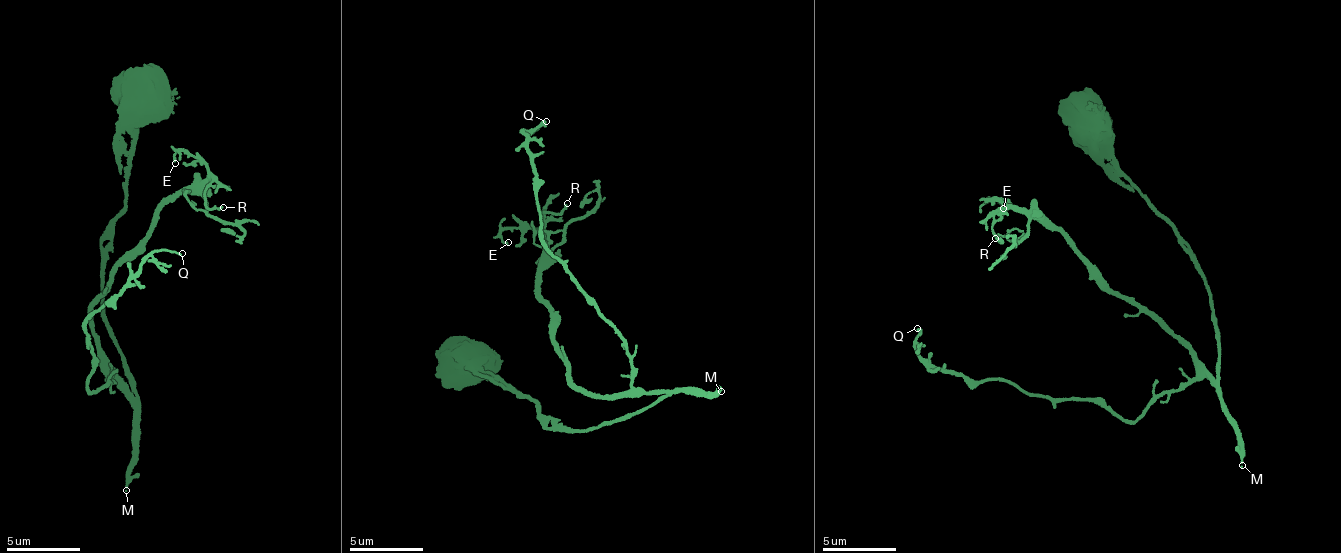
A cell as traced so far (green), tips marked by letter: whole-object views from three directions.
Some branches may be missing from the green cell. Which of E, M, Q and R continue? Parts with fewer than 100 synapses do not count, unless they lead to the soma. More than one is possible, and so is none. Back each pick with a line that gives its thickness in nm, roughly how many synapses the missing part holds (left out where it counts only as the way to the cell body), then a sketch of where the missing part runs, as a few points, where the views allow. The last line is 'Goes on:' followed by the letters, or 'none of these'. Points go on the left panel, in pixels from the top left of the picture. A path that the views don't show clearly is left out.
M: Thickness 130 nm. Roughly 550 synapses
Goes on: M

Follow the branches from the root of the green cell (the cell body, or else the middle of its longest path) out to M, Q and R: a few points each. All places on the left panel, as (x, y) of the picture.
M: (149, 86), (102, 285), (103, 321), (137, 396), (138, 439), (126, 490)
Q: (149, 86), (103, 272), (103, 321), (129, 386), (112, 378), (91, 392), (86, 321), (156, 250), (182, 253)
R: (149, 86), (103, 272), (124, 386), (93, 326), (114, 270), (156, 213), (210, 178), (205, 201), (223, 207)

